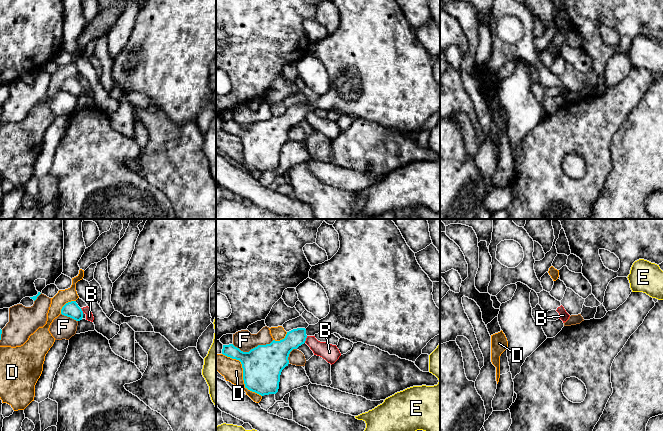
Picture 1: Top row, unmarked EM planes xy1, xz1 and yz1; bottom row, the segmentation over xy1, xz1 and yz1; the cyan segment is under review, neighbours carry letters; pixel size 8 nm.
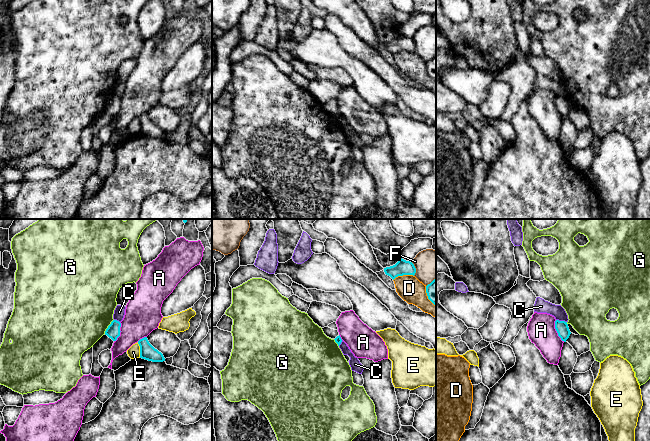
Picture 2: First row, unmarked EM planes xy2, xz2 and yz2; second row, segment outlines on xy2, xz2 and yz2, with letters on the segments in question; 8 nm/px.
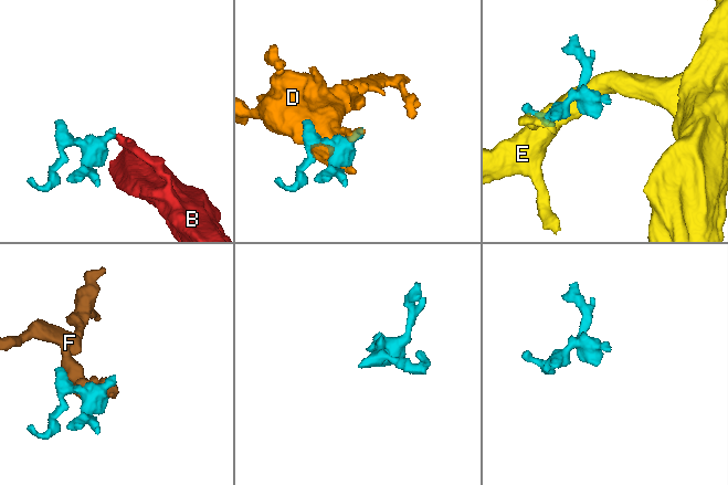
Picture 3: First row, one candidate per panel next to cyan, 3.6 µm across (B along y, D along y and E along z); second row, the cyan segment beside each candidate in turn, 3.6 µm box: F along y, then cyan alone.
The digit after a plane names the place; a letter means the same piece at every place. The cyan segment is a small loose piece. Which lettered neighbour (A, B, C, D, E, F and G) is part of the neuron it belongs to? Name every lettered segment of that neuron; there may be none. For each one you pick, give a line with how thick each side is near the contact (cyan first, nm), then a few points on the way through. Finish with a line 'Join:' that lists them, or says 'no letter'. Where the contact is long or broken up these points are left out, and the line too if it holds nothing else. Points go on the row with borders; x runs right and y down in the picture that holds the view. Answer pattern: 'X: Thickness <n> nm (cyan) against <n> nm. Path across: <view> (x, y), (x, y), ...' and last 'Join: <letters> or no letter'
Join: no letter

